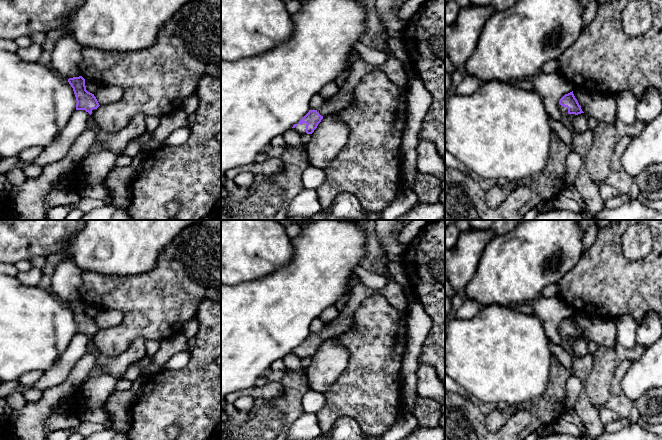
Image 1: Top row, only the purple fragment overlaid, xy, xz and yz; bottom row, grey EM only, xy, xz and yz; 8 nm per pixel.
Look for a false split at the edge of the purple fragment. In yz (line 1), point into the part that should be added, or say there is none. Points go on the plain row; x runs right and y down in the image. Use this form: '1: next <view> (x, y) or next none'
1: next yz (564, 333)

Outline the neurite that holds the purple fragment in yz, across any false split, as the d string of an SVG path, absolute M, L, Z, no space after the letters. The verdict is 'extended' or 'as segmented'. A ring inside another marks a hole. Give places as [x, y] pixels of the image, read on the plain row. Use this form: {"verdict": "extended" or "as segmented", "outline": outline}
{"verdict": "extended", "outline": "M573 315L565 318L559 325L559 332L565 338L581 338L584 337L579 329L577 323L575 322Z"}

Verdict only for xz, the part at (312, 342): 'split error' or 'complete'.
split error

